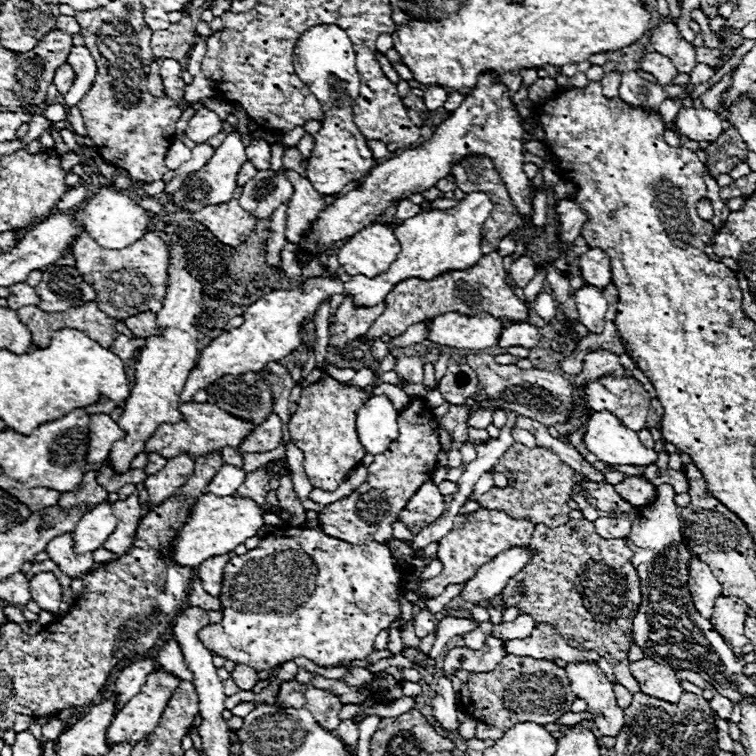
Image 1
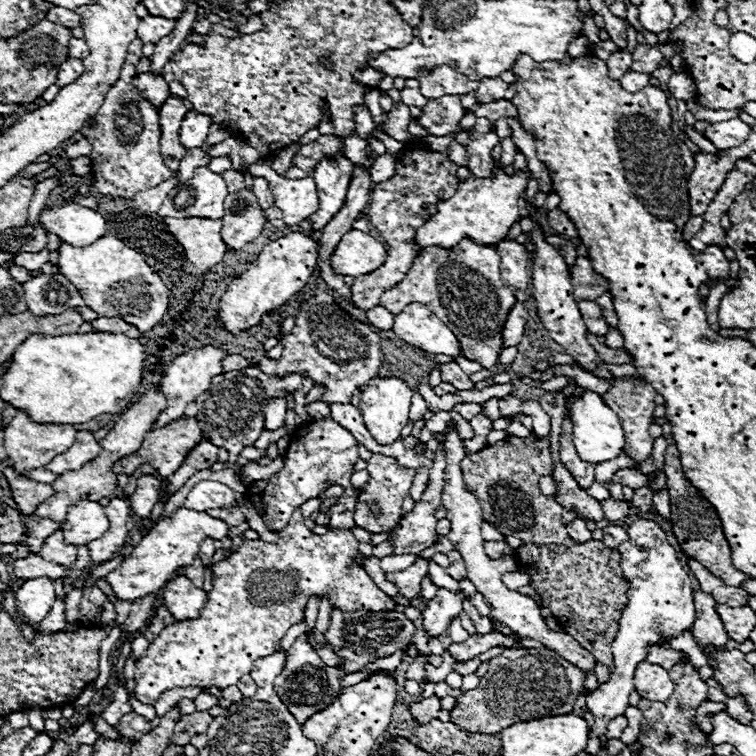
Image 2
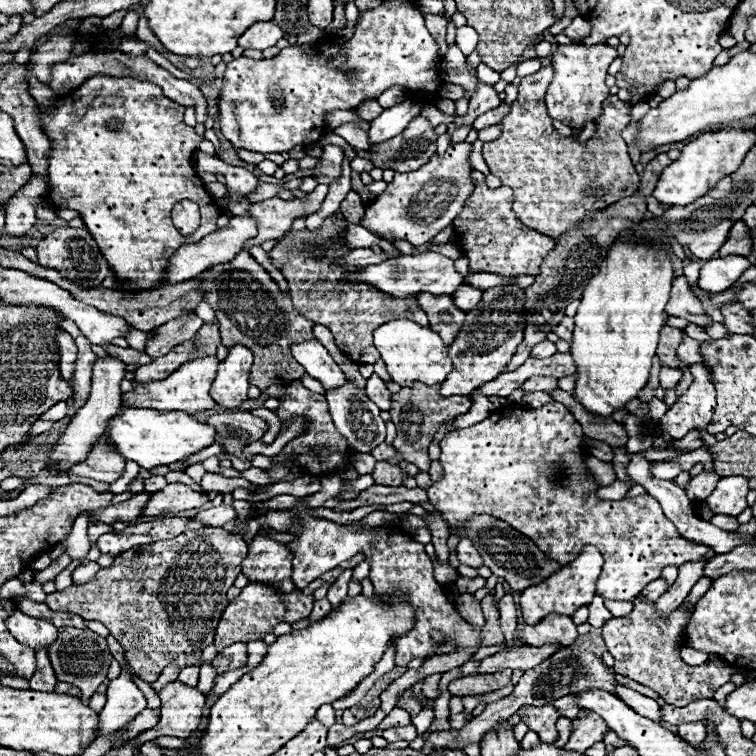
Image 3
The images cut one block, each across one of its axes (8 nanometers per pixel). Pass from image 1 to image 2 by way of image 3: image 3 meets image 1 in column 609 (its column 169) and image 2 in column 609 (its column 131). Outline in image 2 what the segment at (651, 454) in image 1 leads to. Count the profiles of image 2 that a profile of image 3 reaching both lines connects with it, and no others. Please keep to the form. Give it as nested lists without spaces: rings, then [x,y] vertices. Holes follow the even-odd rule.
[[[584,390],[582,396],[574,398],[570,402],[570,420],[574,424],[574,446],[578,450],[578,456],[582,460],[600,464],[606,460],[612,460],[616,456],[622,454],[624,448],[624,432],[620,426],[618,416],[604,404],[602,396],[592,392],[592,390]]]

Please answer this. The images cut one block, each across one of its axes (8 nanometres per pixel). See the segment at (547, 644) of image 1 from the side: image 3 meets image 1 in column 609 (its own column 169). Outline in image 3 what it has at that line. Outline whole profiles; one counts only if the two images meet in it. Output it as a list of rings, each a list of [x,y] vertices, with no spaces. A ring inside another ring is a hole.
[[[168,664],[166,668],[164,668],[164,672],[162,672],[162,676],[152,684],[152,688],[158,692],[158,688],[164,684],[164,682],[170,682],[170,680],[176,680],[178,678],[178,666],[176,664]]]

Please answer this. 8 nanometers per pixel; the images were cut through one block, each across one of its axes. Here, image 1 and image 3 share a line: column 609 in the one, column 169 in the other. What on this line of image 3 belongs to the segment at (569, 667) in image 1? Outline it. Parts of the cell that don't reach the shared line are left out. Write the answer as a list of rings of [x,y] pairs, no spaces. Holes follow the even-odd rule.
[[[178,680],[162,686],[158,692],[162,700],[162,714],[158,722],[158,736],[190,738],[192,732],[200,728],[200,718],[204,710],[204,694],[198,688],[190,688]]]

